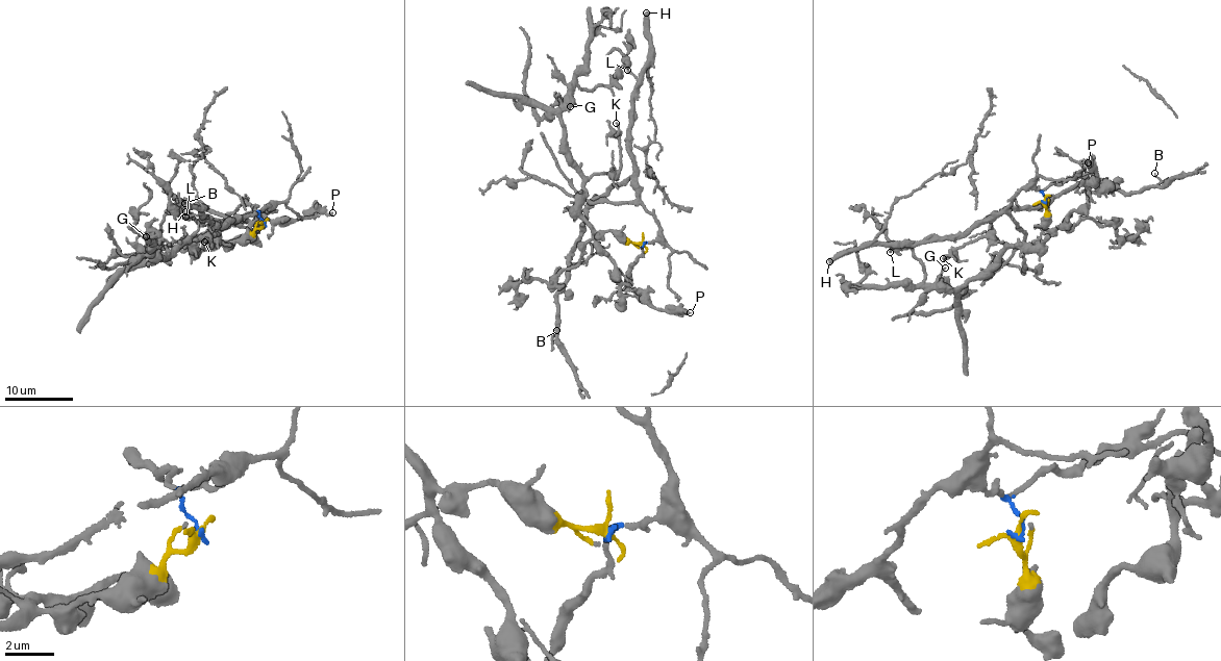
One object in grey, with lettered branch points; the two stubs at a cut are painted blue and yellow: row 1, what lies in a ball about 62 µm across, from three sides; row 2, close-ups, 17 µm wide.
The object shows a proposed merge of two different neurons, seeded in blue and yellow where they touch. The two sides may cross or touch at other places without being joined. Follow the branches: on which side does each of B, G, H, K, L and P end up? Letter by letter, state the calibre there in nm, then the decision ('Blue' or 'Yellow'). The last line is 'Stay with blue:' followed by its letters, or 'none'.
B: Thickness 100 nm. Blue
G: Thickness 120 nm. Yellow
H: Thickness 480 nm. Blue
K: Thickness 140 nm. Yellow
L: Thickness 130 nm. Blue
P: Thickness 200 nm. Yellow
Stay with blue: B, H, L

